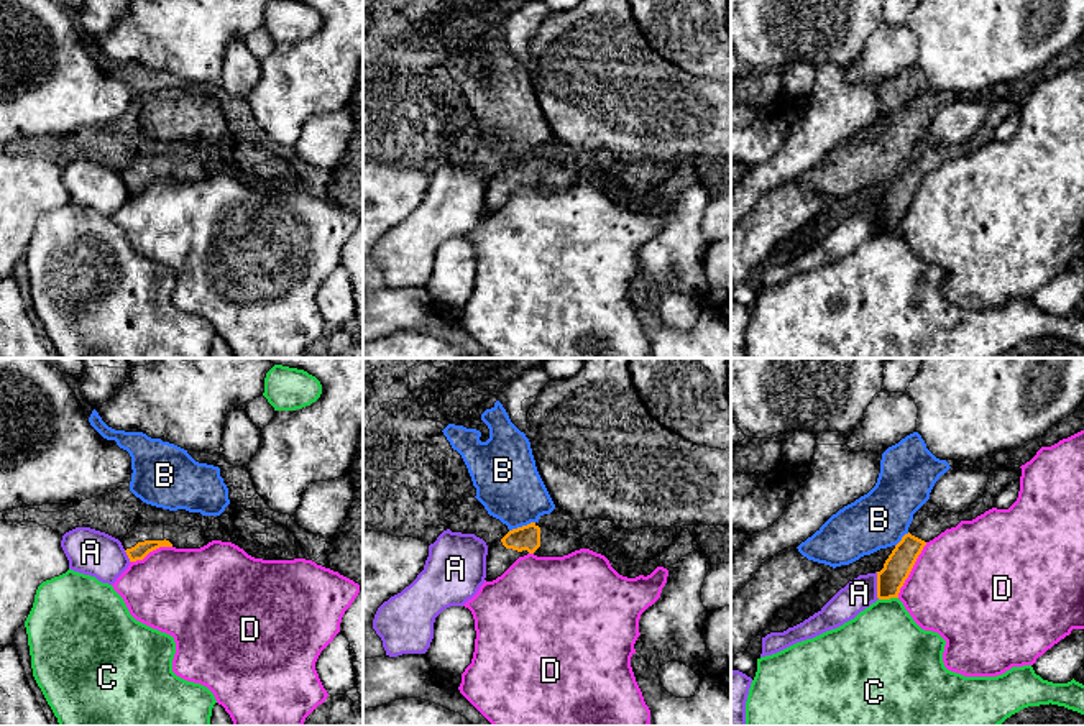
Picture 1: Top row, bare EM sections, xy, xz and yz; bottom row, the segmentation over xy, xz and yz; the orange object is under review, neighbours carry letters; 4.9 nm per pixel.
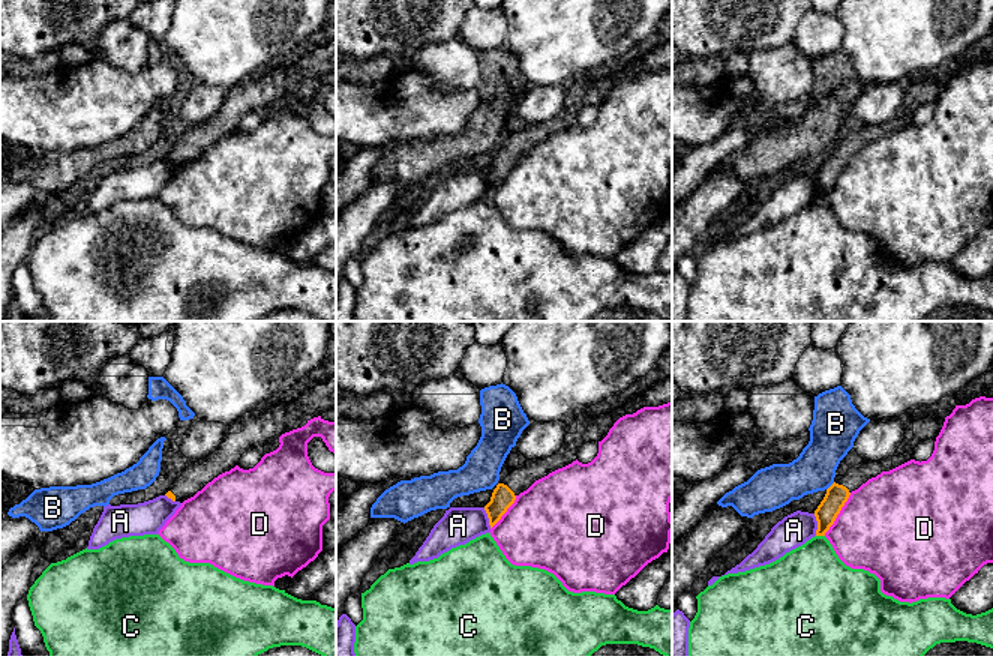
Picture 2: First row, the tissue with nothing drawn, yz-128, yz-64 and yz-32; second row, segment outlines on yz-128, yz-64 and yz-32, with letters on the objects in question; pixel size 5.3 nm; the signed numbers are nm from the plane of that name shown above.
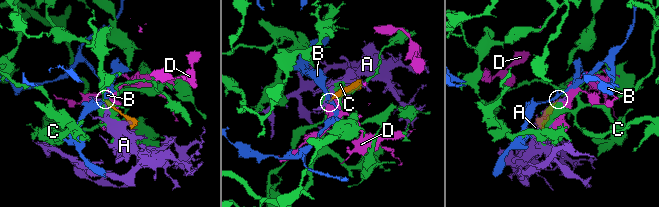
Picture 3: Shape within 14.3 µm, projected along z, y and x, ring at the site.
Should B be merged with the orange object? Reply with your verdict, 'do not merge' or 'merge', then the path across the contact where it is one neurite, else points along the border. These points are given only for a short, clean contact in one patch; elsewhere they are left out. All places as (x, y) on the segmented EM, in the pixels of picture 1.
do not merge

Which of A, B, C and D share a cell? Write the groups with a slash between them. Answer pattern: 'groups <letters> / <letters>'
groups A / B / C / D

